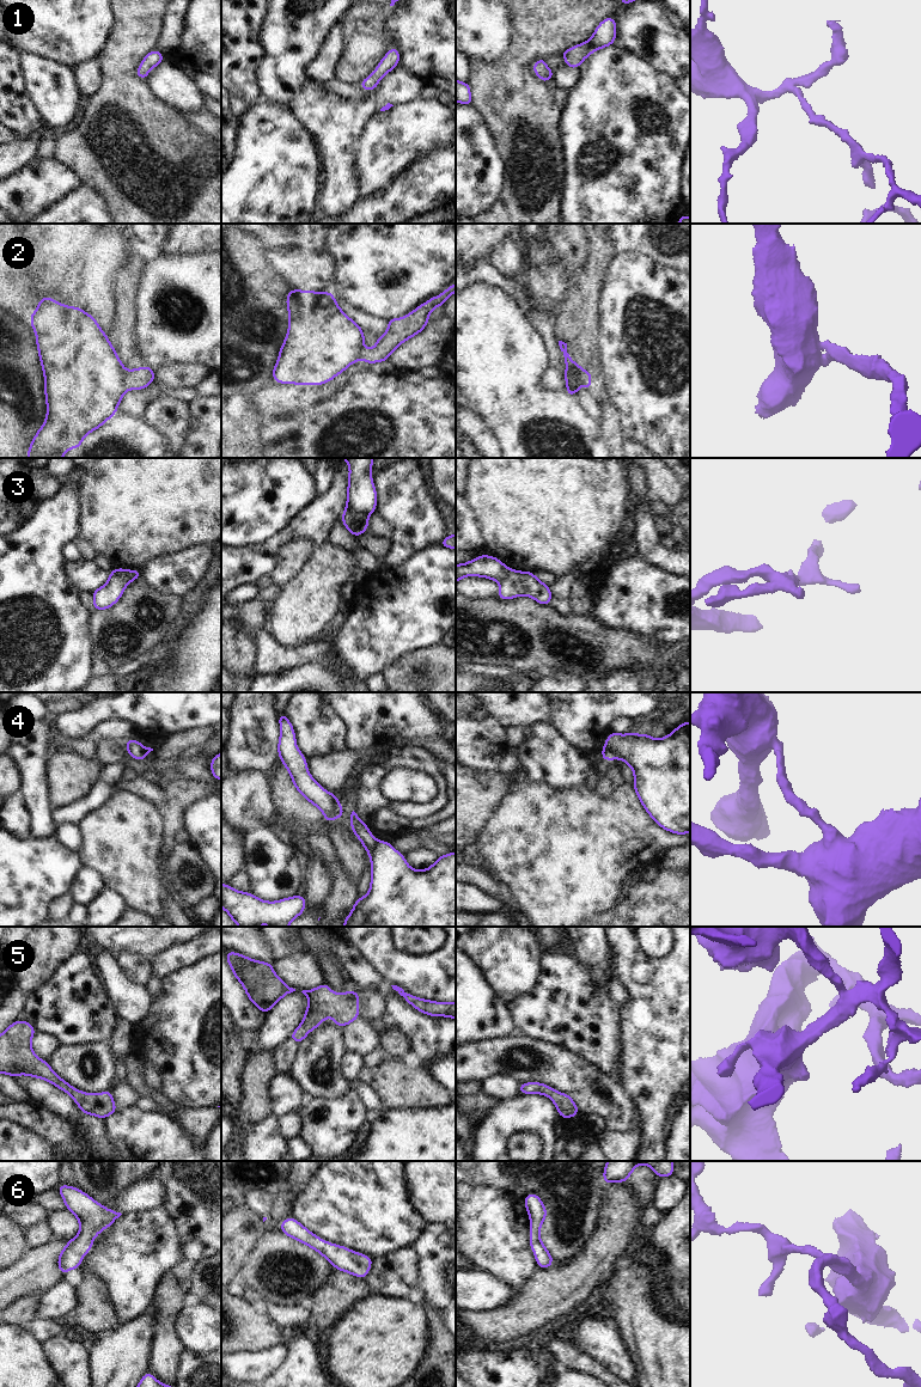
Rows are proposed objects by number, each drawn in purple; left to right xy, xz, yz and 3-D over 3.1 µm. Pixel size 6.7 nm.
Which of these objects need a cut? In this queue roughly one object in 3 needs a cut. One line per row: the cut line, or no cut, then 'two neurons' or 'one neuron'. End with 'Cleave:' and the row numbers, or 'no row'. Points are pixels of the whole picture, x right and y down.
1: cut none; one neuron
2: cut xy (127, 371), (130, 378), (127, 385), (128, 389); two neurons
3: cut xy (113, 569), (122, 573), (122, 579), (127, 584); two neurons
4: cut xz (377, 841), (366, 848); two neurons
5: cut none; one neuron
6: cut none; one neuron
Cleave: 2, 3, 4

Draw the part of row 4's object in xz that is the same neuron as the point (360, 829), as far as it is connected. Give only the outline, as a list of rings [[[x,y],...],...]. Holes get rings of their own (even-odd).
[[[354,811],[350,814],[349,824],[355,837],[361,841],[364,848],[368,848],[377,842],[376,837],[370,832],[366,823],[361,821]]]

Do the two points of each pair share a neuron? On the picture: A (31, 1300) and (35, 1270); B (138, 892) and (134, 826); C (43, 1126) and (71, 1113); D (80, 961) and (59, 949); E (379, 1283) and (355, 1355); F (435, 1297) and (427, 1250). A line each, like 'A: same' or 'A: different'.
A: different
B: same
C: different
D: different
E: different
F: same

